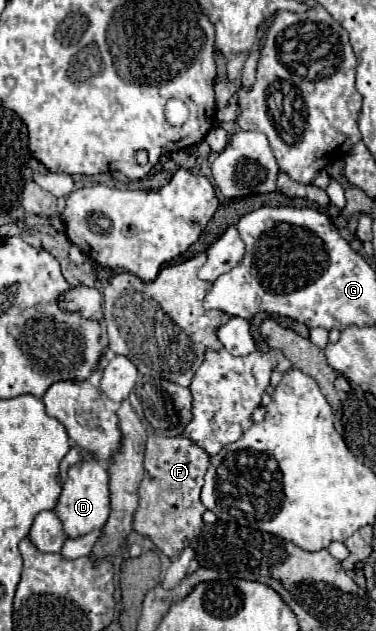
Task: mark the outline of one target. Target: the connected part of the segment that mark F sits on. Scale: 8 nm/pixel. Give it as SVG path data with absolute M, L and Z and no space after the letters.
M149 435L147 439L147 451L145 451L145 477L139 485L139 507L133 519L133 529L143 535L149 537L155 547L167 557L173 559L181 553L181 549L185 549L187 541L191 541L197 533L201 533L203 529L203 513L205 507L199 499L201 487L203 487L203 475L209 467L209 457L207 453L197 447L193 441L185 439L185 437L157 437L157 435Z

